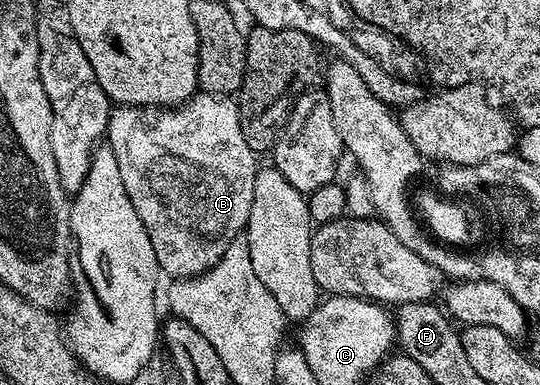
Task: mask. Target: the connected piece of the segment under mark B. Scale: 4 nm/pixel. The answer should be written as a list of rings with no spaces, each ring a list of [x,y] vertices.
[[[195,93],[193,98],[173,108],[155,108],[152,106],[120,106],[115,105],[110,111],[110,119],[106,125],[105,141],[116,152],[116,164],[120,164],[120,176],[124,179],[124,188],[128,192],[128,200],[132,200],[132,208],[136,208],[136,216],[140,216],[140,224],[148,232],[152,240],[152,252],[156,252],[159,271],[163,275],[171,274],[171,279],[194,278],[212,268],[228,252],[228,244],[246,229],[249,208],[252,206],[253,181],[259,170],[259,163],[254,163],[256,152],[248,148],[248,140],[244,140],[244,132],[240,128],[240,112],[237,101],[225,94]]]

